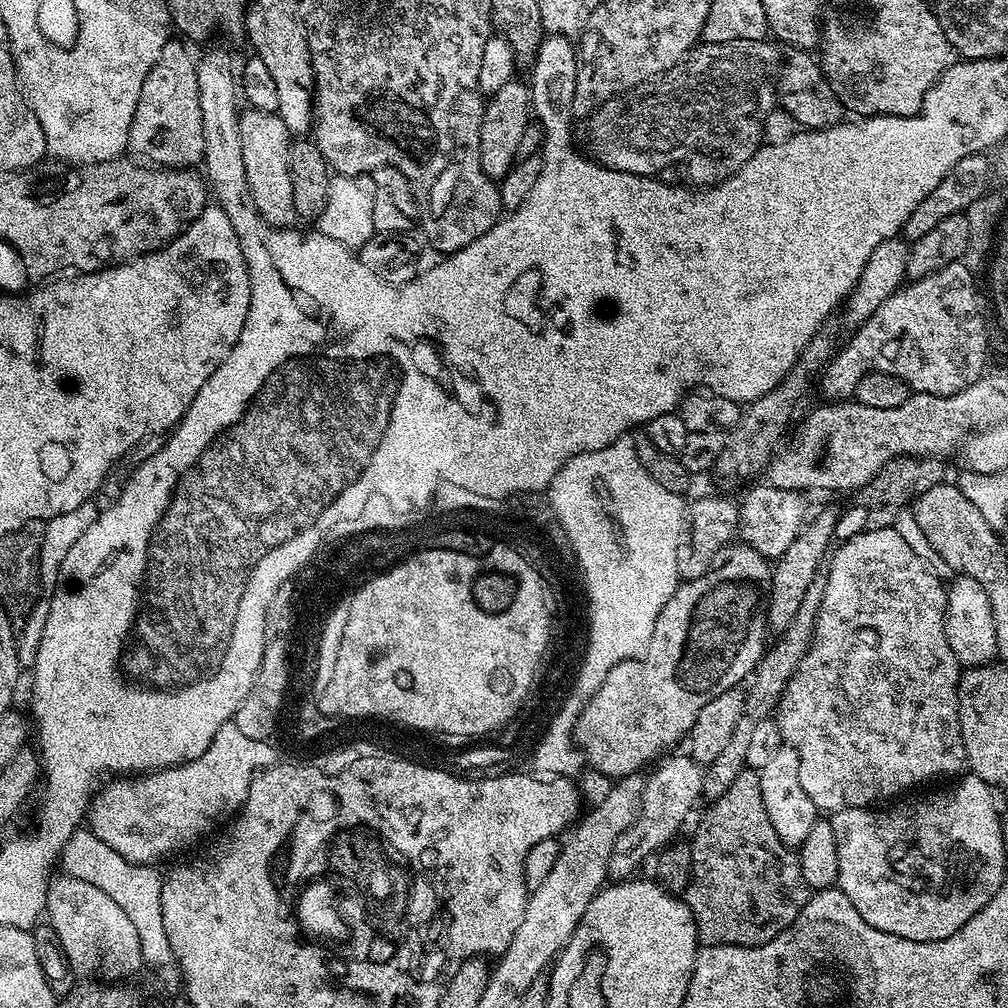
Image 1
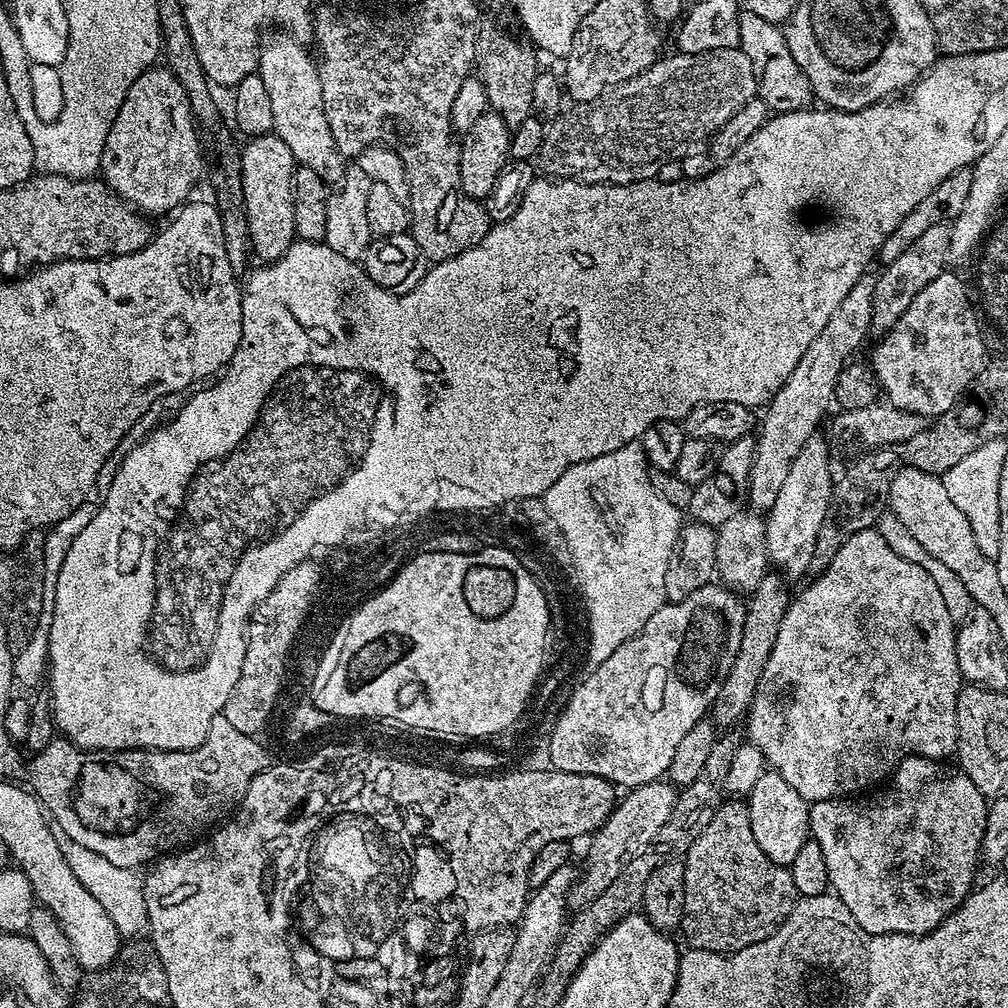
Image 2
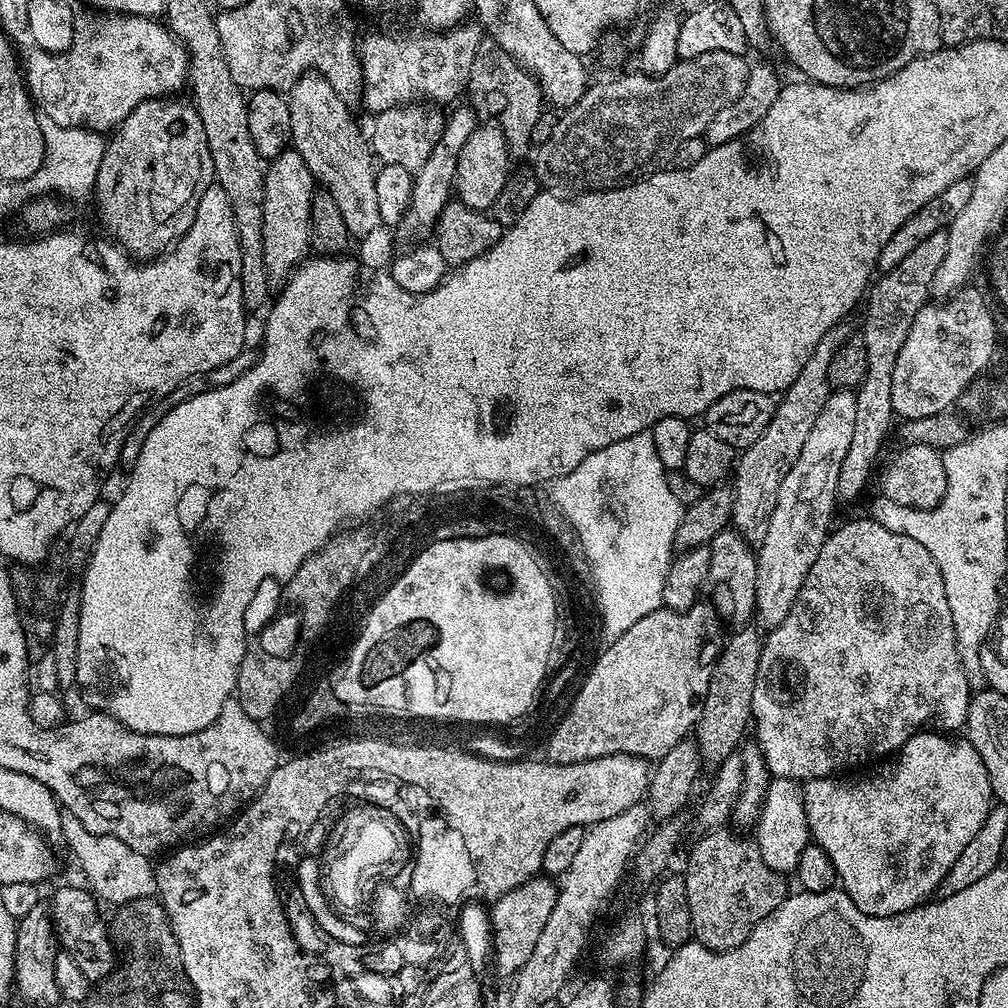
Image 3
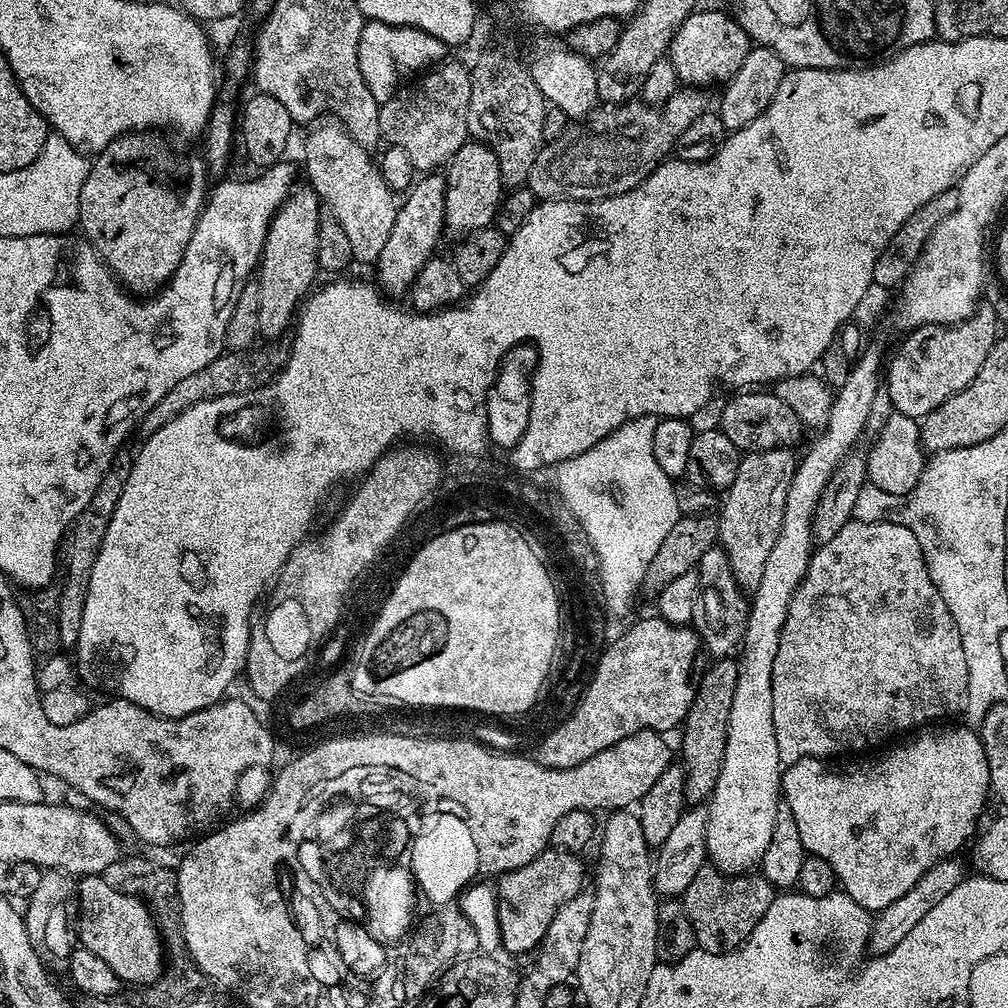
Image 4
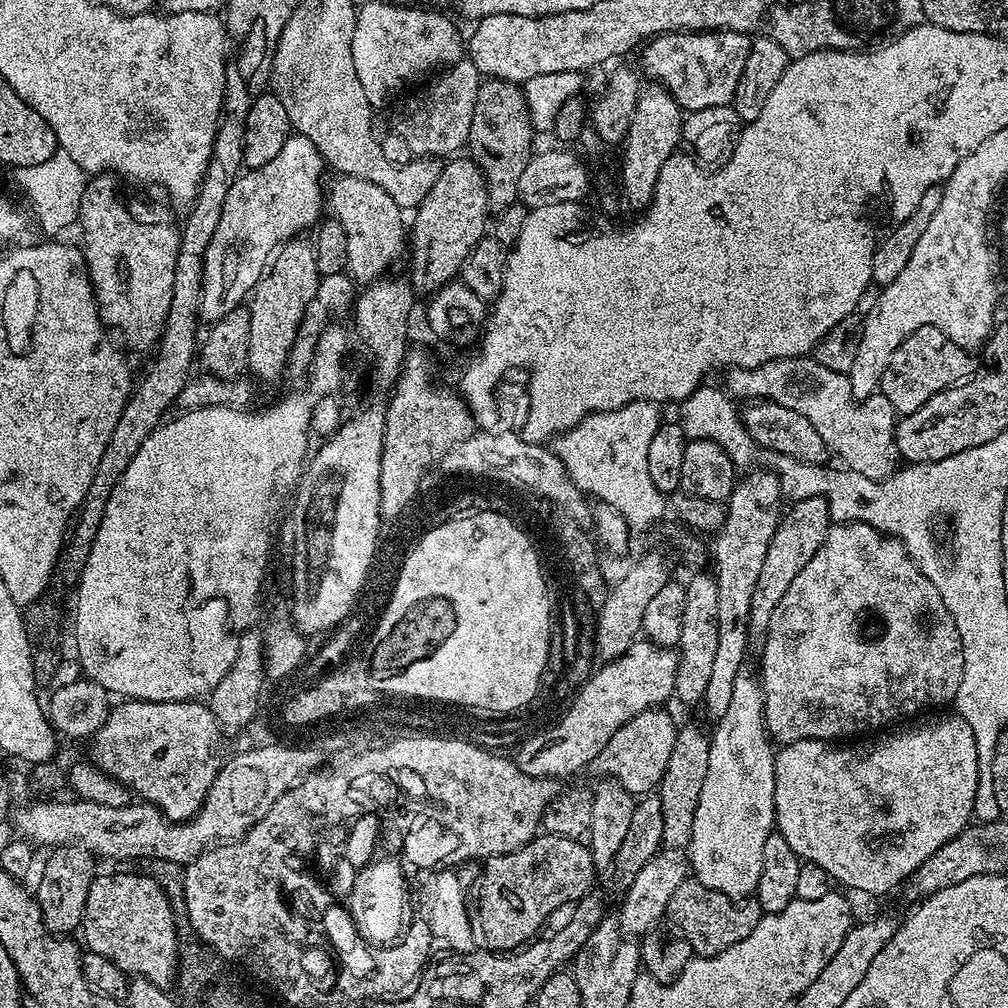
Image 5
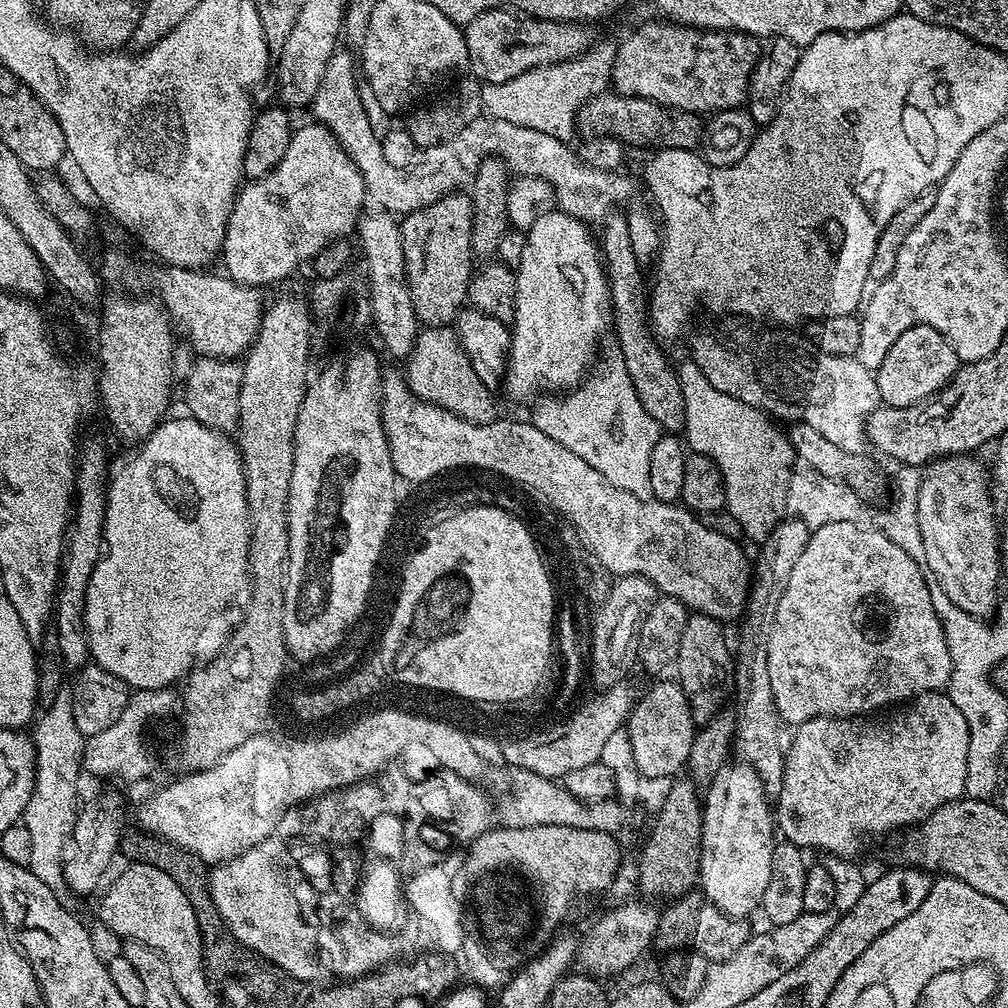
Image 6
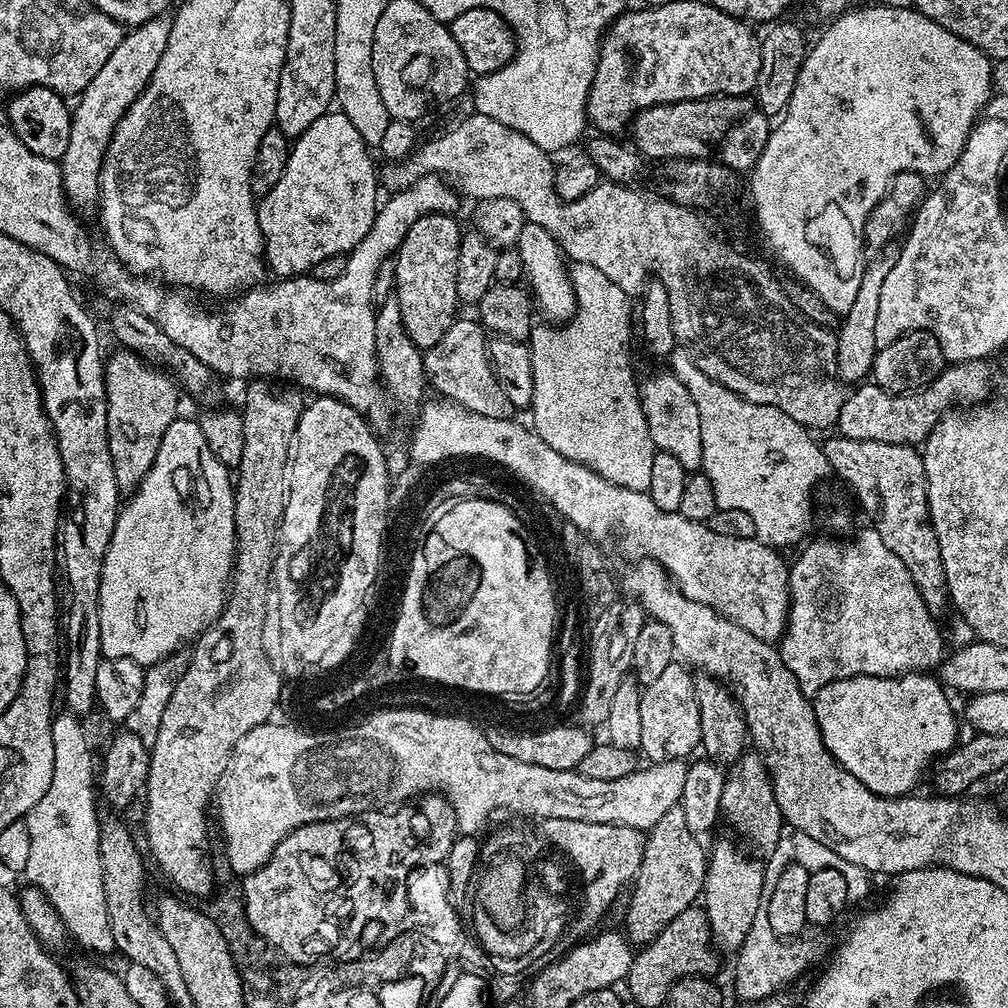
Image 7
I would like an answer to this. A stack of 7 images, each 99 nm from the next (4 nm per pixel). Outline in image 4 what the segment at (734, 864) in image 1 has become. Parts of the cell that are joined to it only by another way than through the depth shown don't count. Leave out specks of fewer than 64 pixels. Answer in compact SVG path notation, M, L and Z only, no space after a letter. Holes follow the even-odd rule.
M706 866L702 870L698 870L698 874L694 874L694 882L690 882L690 886L684 892L682 903L684 905L684 909L686 910L686 914L688 915L688 920L694 926L694 934L696 935L697 945L704 948L708 952L728 952L734 950L741 943L743 943L743 941L747 939L754 928L758 926L758 922L763 920L766 910L770 910L770 902L772 901L773 895L774 889L771 882L769 882L762 874L725 874L715 866Z

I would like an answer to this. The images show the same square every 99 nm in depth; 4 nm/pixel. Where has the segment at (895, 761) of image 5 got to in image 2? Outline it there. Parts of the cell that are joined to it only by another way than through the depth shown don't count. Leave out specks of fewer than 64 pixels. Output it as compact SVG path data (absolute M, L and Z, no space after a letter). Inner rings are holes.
M913 754L892 773L884 786L888 788L876 790L881 792L856 794L851 798L835 796L811 805L814 836L825 847L831 887L847 899L866 927L878 932L931 932L973 891L977 883L976 867L982 864L990 803L989 797L984 797L985 789L973 780L951 768L948 762Z

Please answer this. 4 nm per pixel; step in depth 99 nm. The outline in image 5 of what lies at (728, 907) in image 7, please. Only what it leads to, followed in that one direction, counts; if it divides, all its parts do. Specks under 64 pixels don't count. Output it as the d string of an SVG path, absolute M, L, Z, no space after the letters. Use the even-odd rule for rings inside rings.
M741 674L734 678L734 695L730 697L730 707L726 714L722 714L715 721L716 730L711 733L710 739L710 766L706 774L706 782L702 784L702 798L698 802L698 810L694 814L694 826L692 827L692 839L686 845L688 859L690 861L690 872L695 879L702 882L702 886L710 886L722 894L733 898L748 898L753 895L762 878L762 849L766 847L766 838L774 835L774 825L776 823L776 806L774 802L774 786L776 782L776 754L774 741L768 734L768 723L764 720L764 686L755 675L747 676Z

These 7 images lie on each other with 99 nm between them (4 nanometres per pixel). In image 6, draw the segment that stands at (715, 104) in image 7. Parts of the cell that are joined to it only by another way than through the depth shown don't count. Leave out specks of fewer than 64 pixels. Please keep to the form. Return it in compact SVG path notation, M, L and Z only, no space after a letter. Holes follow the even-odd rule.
M612 90L590 97L576 115L576 126L581 137L614 136L626 146L632 147L633 144L636 148L644 148L647 144L653 144L656 150L699 149L704 139L704 125L705 121L695 112L681 112L678 108L655 104L653 100L622 96Z

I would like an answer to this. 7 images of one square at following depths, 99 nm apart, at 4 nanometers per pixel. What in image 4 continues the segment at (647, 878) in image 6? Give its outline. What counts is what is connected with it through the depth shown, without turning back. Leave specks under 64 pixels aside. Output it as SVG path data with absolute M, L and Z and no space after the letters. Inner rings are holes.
M716 658L711 661L712 665L704 672L704 677L699 677L698 683L694 688L694 695L692 697L692 704L688 708L688 717L685 718L682 725L682 733L684 732L684 737L680 740L680 752L684 755L684 760L682 759L682 767L684 769L684 799L689 805L700 806L705 803L711 797L714 786L718 782L718 774L722 770L722 758L726 754L726 726L730 722L730 706L734 706L734 686L738 686L738 663L732 658Z

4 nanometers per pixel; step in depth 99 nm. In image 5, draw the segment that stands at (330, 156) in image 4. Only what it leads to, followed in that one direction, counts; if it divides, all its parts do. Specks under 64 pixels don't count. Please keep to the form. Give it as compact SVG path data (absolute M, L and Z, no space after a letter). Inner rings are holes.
M337 175L332 188L327 189L326 200L332 204L331 215L346 230L346 254L351 275L361 285L367 286L381 279L384 272L400 256L400 251L406 248L406 216L382 190L382 186L374 186L374 182L366 182L362 178Z

